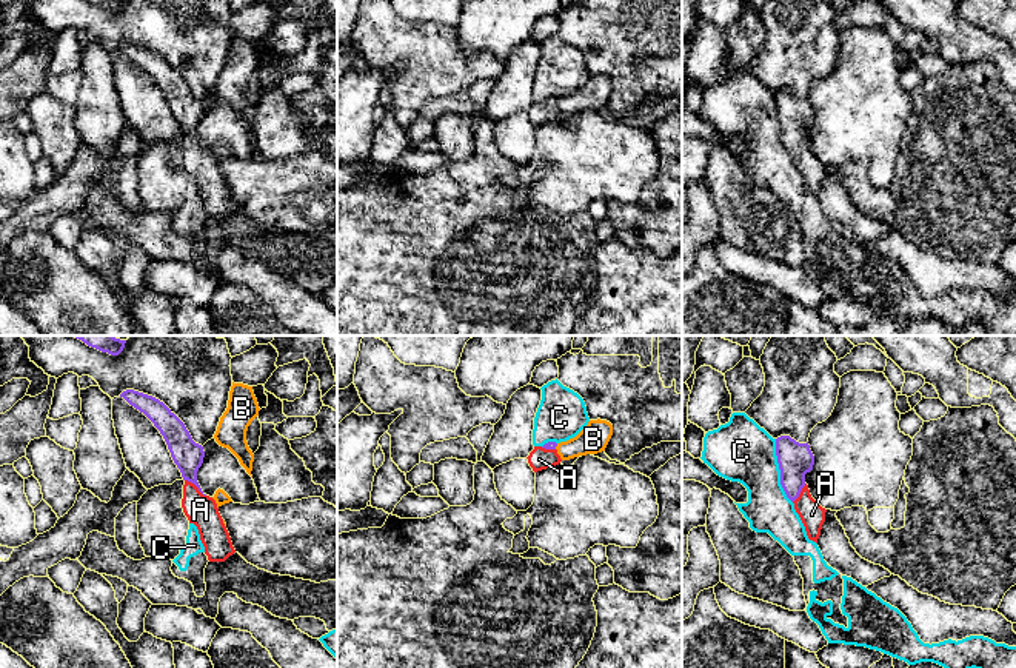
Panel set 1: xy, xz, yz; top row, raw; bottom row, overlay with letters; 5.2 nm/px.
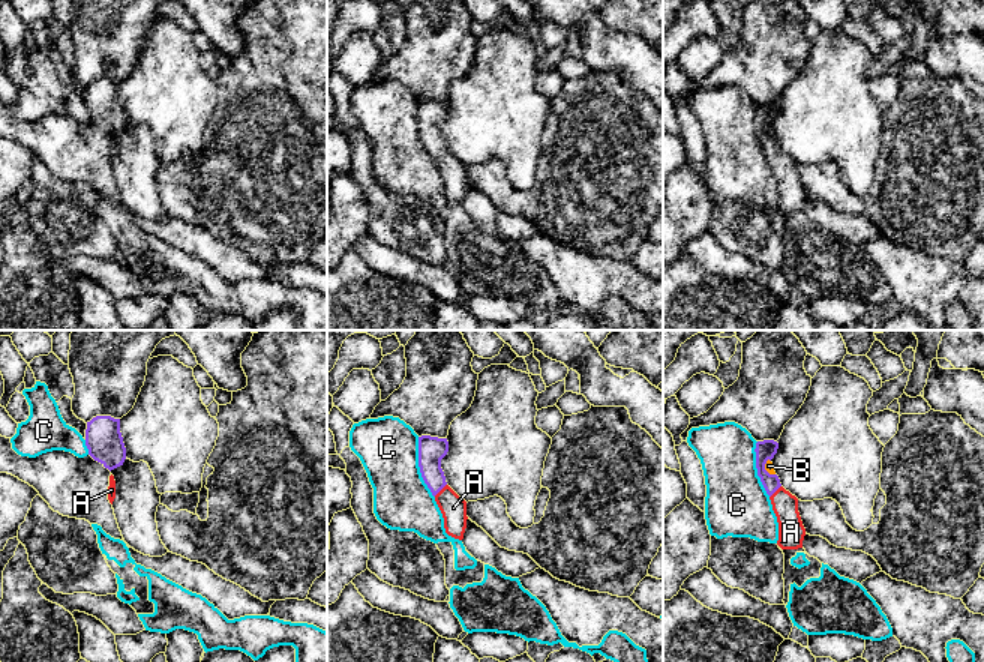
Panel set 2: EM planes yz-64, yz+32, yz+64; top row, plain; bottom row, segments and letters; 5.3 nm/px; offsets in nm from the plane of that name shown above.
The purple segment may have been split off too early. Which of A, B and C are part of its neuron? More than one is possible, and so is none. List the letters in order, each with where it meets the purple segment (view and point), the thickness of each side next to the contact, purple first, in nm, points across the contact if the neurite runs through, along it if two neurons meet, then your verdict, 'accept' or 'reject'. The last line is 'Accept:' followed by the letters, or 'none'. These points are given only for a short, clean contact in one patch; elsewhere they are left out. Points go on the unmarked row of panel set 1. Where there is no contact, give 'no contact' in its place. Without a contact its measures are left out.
A: xy (196, 140) | 160/160 nm | across xy (188, 111), (190, 134), (196, 140), (196, 160), (200, 165) | accept
B: xz (556, 100) | 50/150 nm | along xz (558, 99), (554, 103) | reject
C: yz (781, 126) | 180/320 nm | along yz (775, 94), (779, 139), (792, 157) | reject
Accept: A

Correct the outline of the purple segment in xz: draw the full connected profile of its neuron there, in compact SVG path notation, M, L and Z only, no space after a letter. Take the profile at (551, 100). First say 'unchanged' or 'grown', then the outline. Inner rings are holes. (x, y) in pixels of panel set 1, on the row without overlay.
grown; M548 97L543 102L534 102L534 105L526 112L534 128L556 122L562 117L556 102L556 97Z

